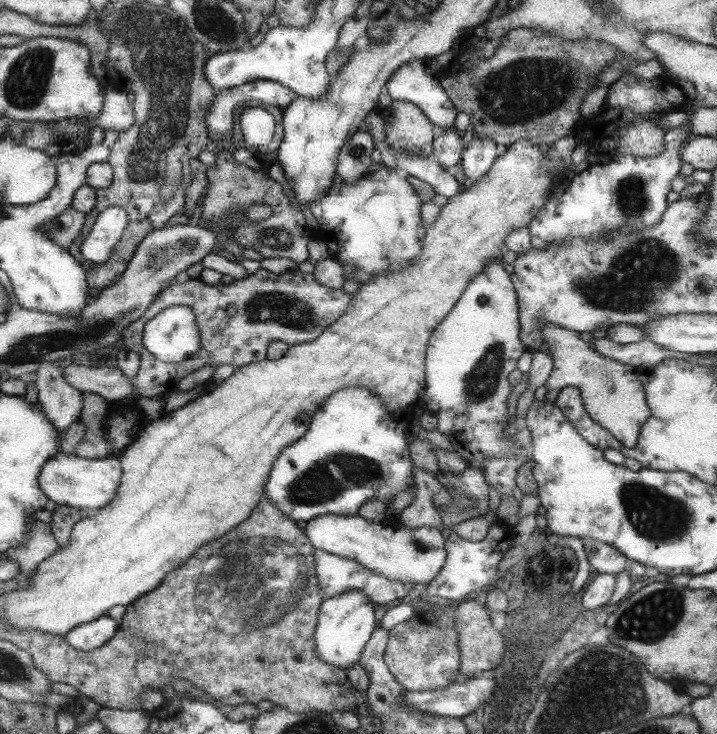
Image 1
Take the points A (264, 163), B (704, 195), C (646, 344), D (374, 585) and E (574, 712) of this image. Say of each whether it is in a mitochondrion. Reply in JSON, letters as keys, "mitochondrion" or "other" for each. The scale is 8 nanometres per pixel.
{"A":"other","B":"other","C":"other","D":"other","E":"mitochondrion"}

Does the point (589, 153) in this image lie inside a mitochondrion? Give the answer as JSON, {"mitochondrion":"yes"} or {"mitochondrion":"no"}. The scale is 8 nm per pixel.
{"mitochondrion":"no"}

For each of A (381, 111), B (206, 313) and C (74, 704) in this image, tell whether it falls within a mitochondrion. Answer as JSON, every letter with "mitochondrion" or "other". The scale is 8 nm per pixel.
{"A":"other","B":"other","C":"other"}

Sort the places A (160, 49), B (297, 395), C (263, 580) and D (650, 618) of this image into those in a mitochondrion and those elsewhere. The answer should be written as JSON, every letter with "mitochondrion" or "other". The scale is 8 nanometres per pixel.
{"A":"mitochondrion","B":"other","C":"mitochondrion","D":"mitochondrion"}

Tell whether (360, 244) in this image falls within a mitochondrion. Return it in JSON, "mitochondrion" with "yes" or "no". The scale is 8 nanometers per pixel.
{"mitochondrion":"no"}

